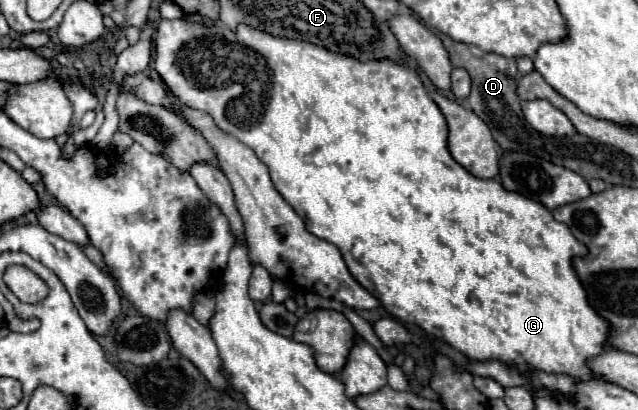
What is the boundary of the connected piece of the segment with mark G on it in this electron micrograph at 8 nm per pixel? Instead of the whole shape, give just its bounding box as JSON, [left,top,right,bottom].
[154,18,610,382]

